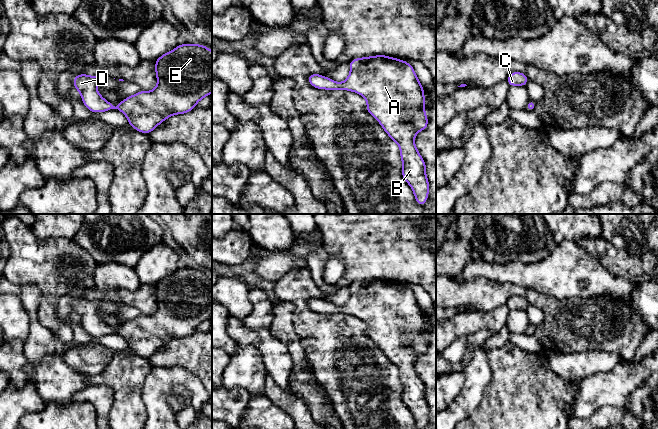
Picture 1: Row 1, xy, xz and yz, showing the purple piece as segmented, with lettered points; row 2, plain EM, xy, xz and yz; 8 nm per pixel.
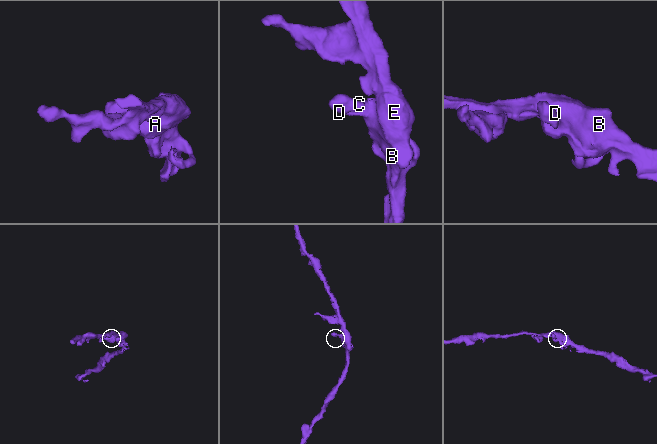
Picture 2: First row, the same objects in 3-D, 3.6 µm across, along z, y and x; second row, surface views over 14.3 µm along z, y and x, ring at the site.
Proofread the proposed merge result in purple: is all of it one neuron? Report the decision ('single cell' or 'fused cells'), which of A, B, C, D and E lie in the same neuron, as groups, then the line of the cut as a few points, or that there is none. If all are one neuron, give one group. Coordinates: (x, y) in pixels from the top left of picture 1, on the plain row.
single cell; groups A B C D E; cut none

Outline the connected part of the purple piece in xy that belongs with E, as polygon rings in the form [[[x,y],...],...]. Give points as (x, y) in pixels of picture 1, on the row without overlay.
[[[179,268],[155,285],[155,296],[157,310],[154,314],[141,314],[125,322],[116,331],[97,315],[97,309],[103,300],[88,300],[84,297],[78,298],[72,305],[90,336],[118,333],[127,341],[131,351],[138,356],[149,358],[170,340],[192,335],[201,323],[212,317],[212,275],[202,268]]]

